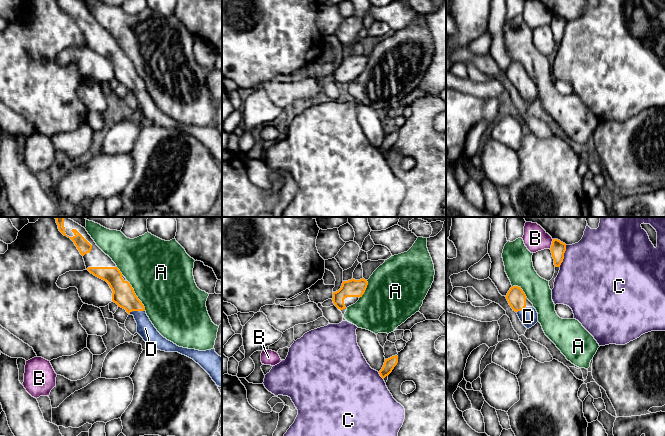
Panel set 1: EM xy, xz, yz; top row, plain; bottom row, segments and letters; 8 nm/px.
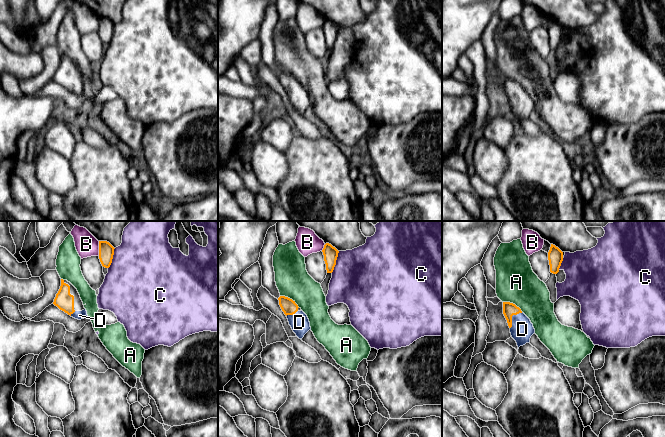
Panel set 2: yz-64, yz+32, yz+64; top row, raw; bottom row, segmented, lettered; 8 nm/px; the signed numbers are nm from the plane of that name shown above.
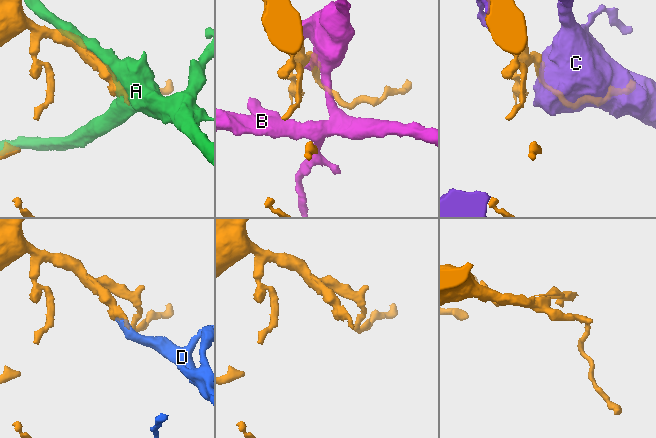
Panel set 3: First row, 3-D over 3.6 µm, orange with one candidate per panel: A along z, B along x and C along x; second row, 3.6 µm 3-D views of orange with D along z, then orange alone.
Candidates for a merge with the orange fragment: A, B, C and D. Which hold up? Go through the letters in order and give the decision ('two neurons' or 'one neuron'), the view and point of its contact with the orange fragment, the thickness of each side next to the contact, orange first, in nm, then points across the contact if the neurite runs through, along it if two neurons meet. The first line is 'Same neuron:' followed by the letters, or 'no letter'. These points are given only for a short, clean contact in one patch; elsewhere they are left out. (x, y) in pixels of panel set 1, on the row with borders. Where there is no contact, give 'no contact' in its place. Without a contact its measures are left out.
Same neuron: D
A: two neurons | xy (135, 295) | 180/480 nm
B: two neurons | yz (552, 244) | 120/200 nm
C: two neurons | yz (563, 256) | 120/480 nm
D: one neuron | xy (136, 310) | 180/140 nm | across xy (123, 295), (136, 310), (145, 328)

